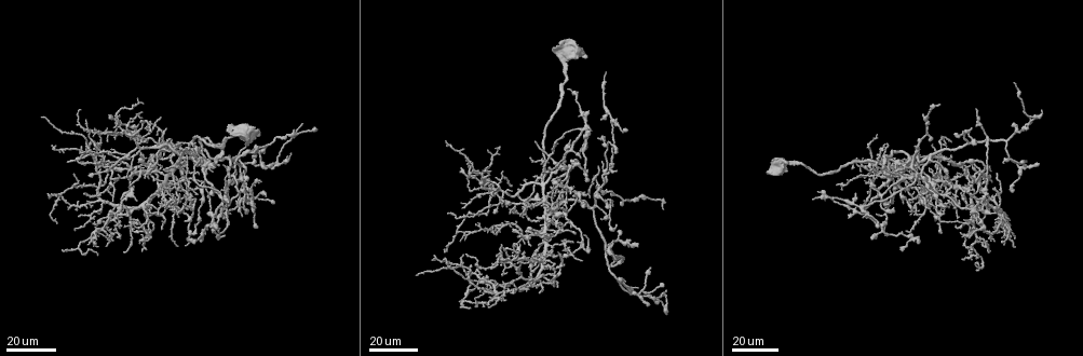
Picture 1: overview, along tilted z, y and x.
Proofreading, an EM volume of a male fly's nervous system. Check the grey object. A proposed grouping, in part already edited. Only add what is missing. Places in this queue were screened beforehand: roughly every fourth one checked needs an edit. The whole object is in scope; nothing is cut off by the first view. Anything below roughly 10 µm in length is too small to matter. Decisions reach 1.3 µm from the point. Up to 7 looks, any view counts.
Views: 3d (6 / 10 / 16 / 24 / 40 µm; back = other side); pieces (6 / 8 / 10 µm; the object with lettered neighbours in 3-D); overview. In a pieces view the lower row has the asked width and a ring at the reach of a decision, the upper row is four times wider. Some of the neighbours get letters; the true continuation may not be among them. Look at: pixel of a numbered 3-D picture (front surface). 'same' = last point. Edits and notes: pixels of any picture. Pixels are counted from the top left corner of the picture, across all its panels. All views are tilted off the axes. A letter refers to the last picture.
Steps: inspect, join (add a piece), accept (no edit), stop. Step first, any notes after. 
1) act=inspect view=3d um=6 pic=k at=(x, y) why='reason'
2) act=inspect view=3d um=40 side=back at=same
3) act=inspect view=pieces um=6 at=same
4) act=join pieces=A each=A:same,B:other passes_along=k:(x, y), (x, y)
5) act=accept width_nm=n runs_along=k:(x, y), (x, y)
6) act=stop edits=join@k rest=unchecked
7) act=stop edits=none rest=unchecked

act=inspect view=3d um=40 pic=1 at=(521, 237) why='branch stops here'

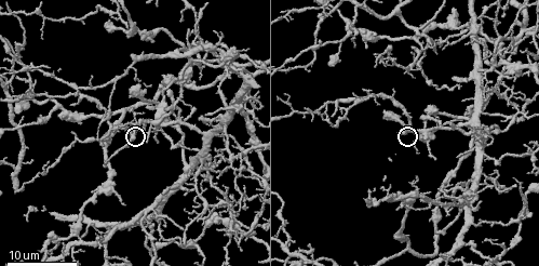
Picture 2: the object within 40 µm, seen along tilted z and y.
act=inspect view=pieces um=8 pic=2 at=(402, 133)

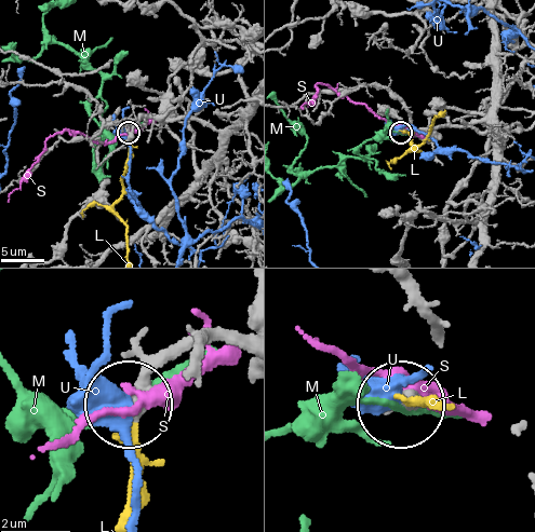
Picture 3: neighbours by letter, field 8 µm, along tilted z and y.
act=join pieces=L width_nm=370 each=L:same,M:other,S:other,U:other found='it goes on there'

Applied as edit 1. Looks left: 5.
act=inspect view=overview why='see it whole again'

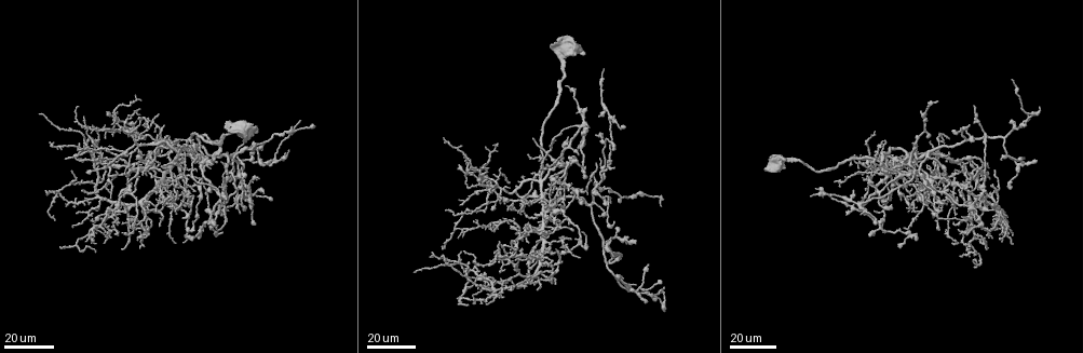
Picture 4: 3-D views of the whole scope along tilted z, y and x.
act=inspect view=3d um=24 pic=4 at=(149, 156) why='an open end'

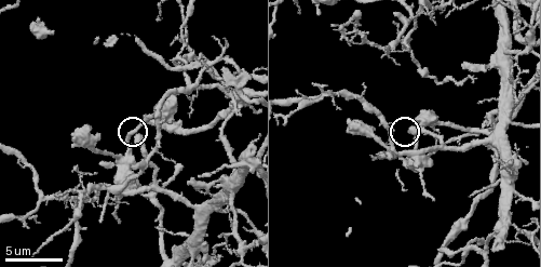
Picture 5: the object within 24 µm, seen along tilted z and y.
act=inspect view=pieces um=10 pic=5 at=(411, 132) why='see the neighbours'

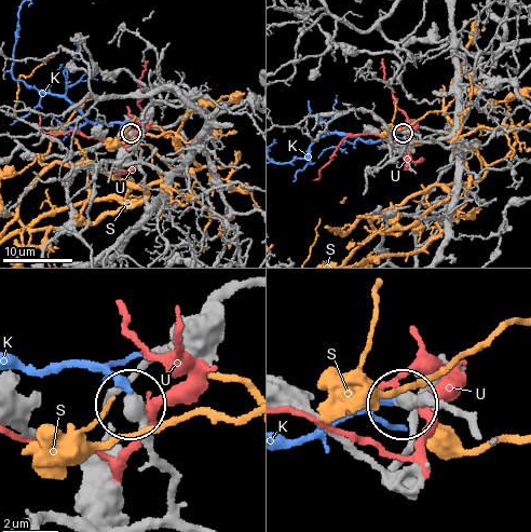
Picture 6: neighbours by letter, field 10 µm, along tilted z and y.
act=join pieces=K width_nm=480 each=K:same,S:other,U:other passes_along=6:(173, 476), (141, 409), (109, 378), (72, 365), (18, 369) found='the neuron continues'

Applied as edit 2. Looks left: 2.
act=inspect view=3d um=24 pic=4 at=(181, 146)

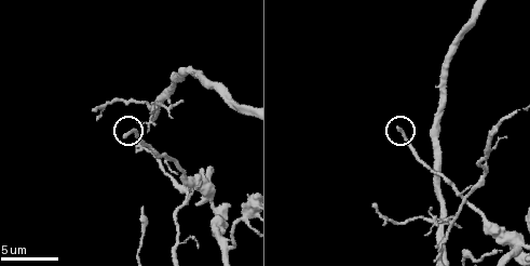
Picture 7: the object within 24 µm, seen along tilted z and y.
act=inspect view=pieces um=8 pic=7 at=(399, 126) why='see the neighbours'

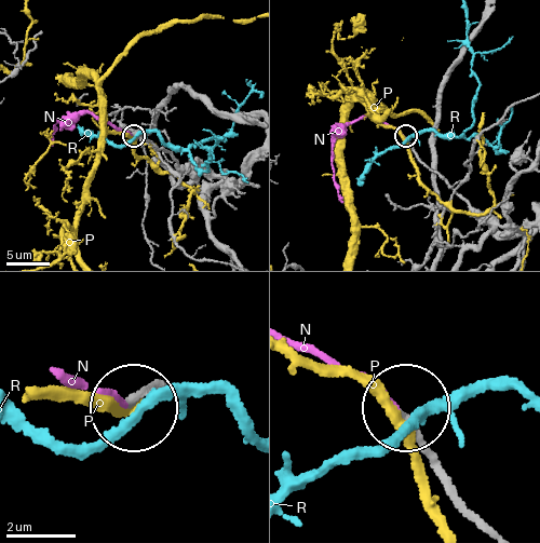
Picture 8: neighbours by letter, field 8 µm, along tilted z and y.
act=join pieces=N each=N:same,P:other,R:other passes_along=8:(421, 161), (395, 130), (362, 116), (333, 140), (338, 194) found='the neuron continues'

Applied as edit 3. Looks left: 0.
act=stop edits=join@3,join@6,join@8 rest=unchecked

